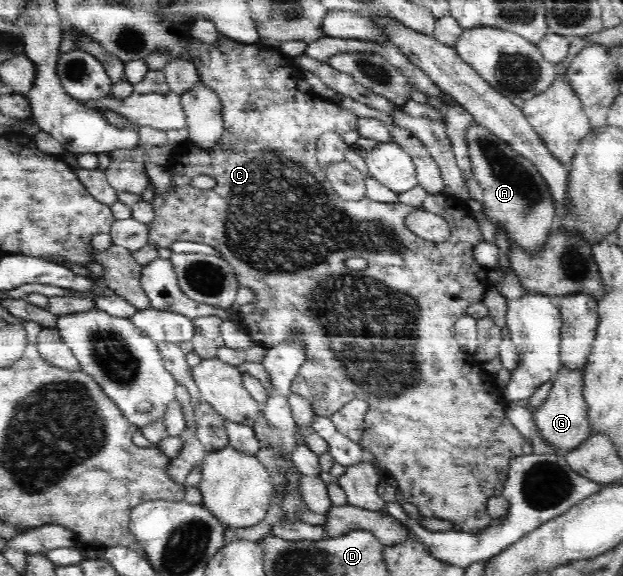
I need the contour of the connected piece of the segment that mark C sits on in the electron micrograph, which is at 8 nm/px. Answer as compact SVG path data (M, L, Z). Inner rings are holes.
M220 35L214 45L206 45L194 39L190 42L190 51L187 57L194 63L197 73L200 77L200 83L209 86L222 101L221 105L223 126L225 131L221 139L213 147L201 148L184 141L175 146L173 163L175 171L171 184L174 189L168 193L155 195L152 200L155 217L153 221L147 224L149 235L148 245L156 248L170 248L177 241L195 241L196 243L205 243L217 249L236 272L238 283L244 287L249 287L255 293L254 305L255 312L243 314L242 323L247 330L249 337L256 345L261 345L267 349L275 345L299 338L303 348L305 348L305 363L301 366L297 377L291 385L292 392L297 393L309 400L315 412L315 415L331 417L337 413L345 403L352 399L362 399L368 403L368 410L364 417L365 429L359 441L360 446L366 451L372 460L376 461L381 468L385 469L389 475L395 478L398 497L405 502L413 503L419 508L419 512L425 518L449 521L454 523L453 530L465 532L480 532L489 525L493 525L494 520L487 513L488 499L493 496L500 496L501 490L507 481L509 462L519 456L532 455L531 443L527 438L511 424L511 421L505 416L507 400L500 387L492 376L486 376L481 368L481 363L475 359L474 355L461 349L459 342L454 334L454 325L461 318L466 316L467 309L476 302L483 302L487 290L492 288L489 282L488 273L491 269L476 263L474 250L480 242L484 241L481 229L477 220L472 215L471 209L467 209L467 203L463 199L437 193L437 195L428 195L421 207L425 211L440 215L450 227L449 239L442 243L427 241L418 235L415 235L406 225L406 217L413 211L413 207L401 203L381 203L370 198L363 198L361 201L349 201L343 199L332 187L327 179L324 169L318 164L317 139L325 131L336 131L343 135L351 129L358 129L358 119L360 118L352 111L341 109L340 105L335 105L331 100L324 99L311 92L300 92L297 87L299 78L302 77L300 69L279 69L287 63L287 59L281 55L281 51L275 51L275 48L266 47L260 43L243 44L235 41L226 35ZM195 175L209 175L216 181L216 186L210 190L200 190L191 184L191 178ZM361 258L367 260L367 267L361 271L351 271L343 265L345 259Z

